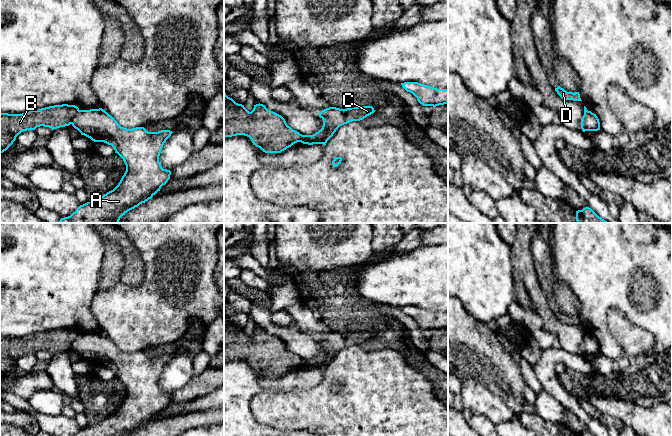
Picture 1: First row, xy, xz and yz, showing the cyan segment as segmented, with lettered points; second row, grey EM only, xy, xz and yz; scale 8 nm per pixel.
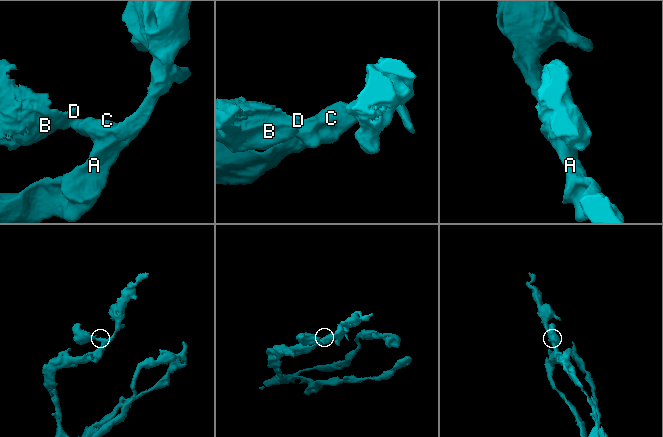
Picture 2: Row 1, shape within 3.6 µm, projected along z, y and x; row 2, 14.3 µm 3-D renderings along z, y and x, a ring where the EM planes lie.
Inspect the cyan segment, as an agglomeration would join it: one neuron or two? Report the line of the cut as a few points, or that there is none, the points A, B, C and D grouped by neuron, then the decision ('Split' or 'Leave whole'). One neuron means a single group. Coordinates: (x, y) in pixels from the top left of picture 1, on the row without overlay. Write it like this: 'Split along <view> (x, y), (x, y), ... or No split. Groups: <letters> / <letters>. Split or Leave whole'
Split along xy (79, 334), (70, 347). Groups: A C / B D. Split

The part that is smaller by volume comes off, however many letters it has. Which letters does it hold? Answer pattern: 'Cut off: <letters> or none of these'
Cut off: B, D

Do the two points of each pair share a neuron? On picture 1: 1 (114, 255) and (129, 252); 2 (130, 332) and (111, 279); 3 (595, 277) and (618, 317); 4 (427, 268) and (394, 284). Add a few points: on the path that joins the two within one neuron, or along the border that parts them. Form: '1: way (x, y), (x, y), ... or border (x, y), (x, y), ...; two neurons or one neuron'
1: border (104, 238), (116, 243), (123, 254), (121, 276); two neurons
2: border (120, 280), (98, 292); two neurons
3: border (607, 311), (619, 309), (633, 322); two neurons
4: way (419, 276), (413, 279), (402, 280); one neuron

